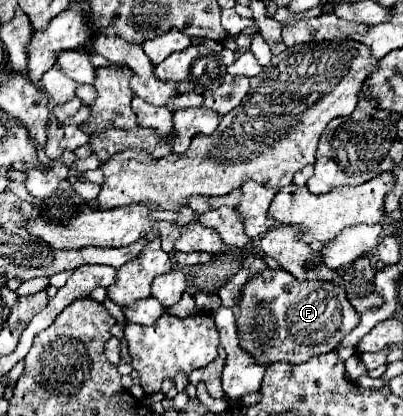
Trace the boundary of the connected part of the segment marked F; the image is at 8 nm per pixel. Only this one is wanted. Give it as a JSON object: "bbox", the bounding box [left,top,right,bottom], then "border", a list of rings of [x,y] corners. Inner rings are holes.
{"bbox":[237,268,359,364],"border":[[[269,268],[251,276],[239,298],[239,318],[237,318],[237,338],[239,346],[253,356],[257,364],[271,362],[291,362],[303,364],[313,356],[335,350],[341,340],[359,324],[359,314],[353,312],[345,290],[331,282],[299,282],[295,276],[283,268]],[[267,308],[275,320],[275,334],[269,344],[255,341],[261,331],[257,328],[257,312]]]}

